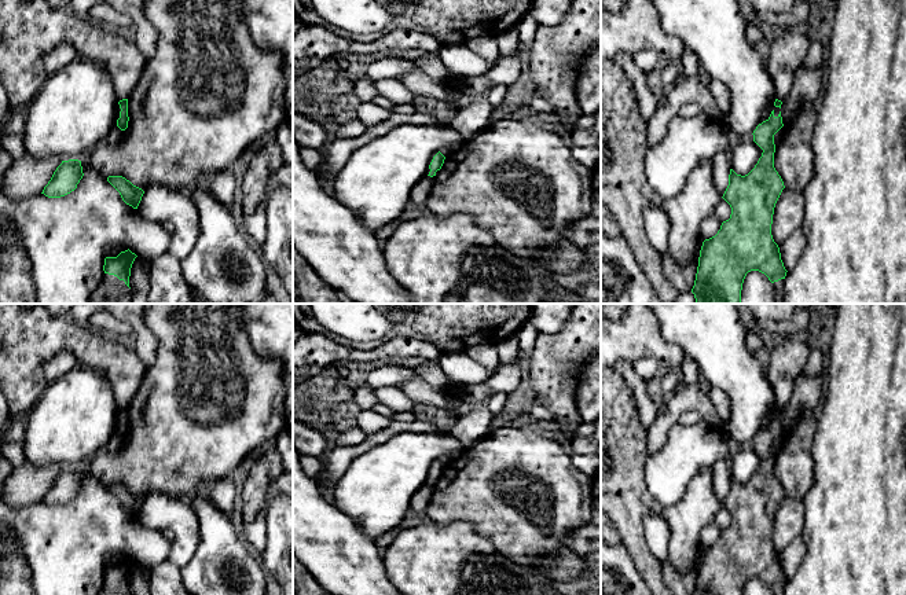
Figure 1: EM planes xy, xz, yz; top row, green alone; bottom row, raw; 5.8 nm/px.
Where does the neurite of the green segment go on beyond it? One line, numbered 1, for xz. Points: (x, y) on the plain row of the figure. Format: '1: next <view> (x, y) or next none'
1: next none

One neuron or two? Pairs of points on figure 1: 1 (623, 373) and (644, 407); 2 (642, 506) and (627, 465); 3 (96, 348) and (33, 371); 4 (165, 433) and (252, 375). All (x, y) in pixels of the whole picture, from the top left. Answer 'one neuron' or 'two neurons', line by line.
1: one neuron
2: one neuron
3: one neuron
4: one neuron

